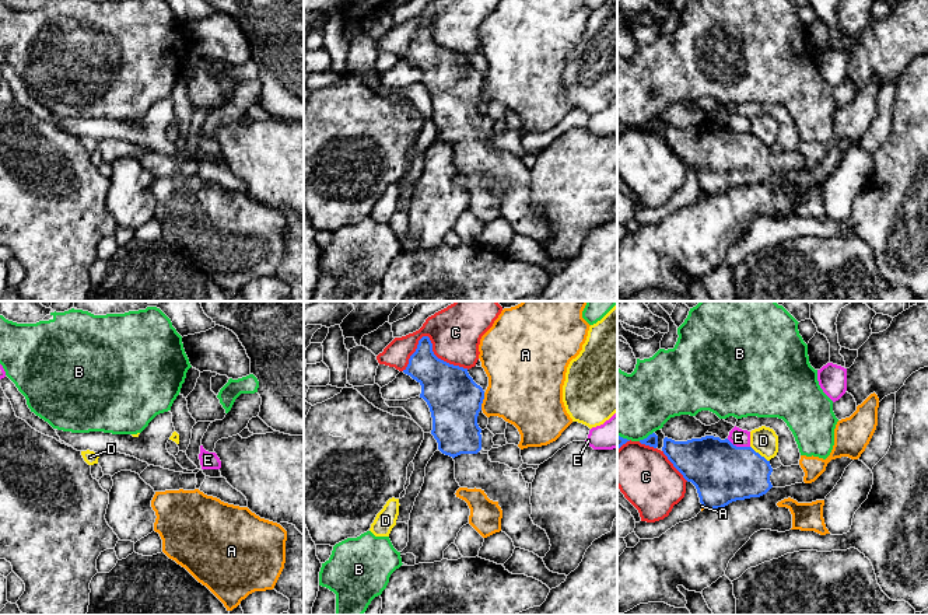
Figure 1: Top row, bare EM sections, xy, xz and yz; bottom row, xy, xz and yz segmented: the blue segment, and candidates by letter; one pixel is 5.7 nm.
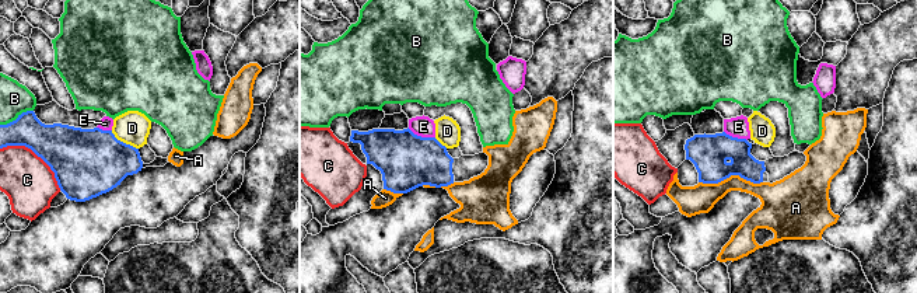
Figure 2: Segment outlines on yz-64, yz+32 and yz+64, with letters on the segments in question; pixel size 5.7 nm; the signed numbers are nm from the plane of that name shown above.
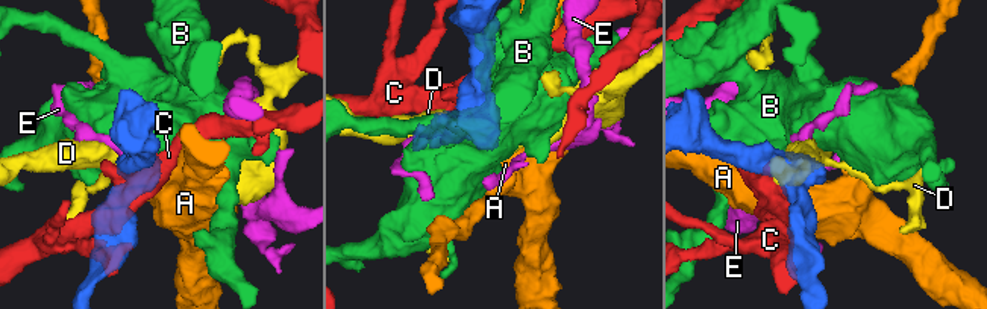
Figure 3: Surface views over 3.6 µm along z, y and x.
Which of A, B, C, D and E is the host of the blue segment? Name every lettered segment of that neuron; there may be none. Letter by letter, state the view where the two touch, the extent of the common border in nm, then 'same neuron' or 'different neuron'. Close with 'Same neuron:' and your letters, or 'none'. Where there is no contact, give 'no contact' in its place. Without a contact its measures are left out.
A: xz | 110 nm | different neuron
B: yz | 100 nm | different neuron
C: xz | 380 nm | different neuron
D: yz | 140 nm | different neuron
E: yz | 140 nm | different neuron
Same neuron: none

